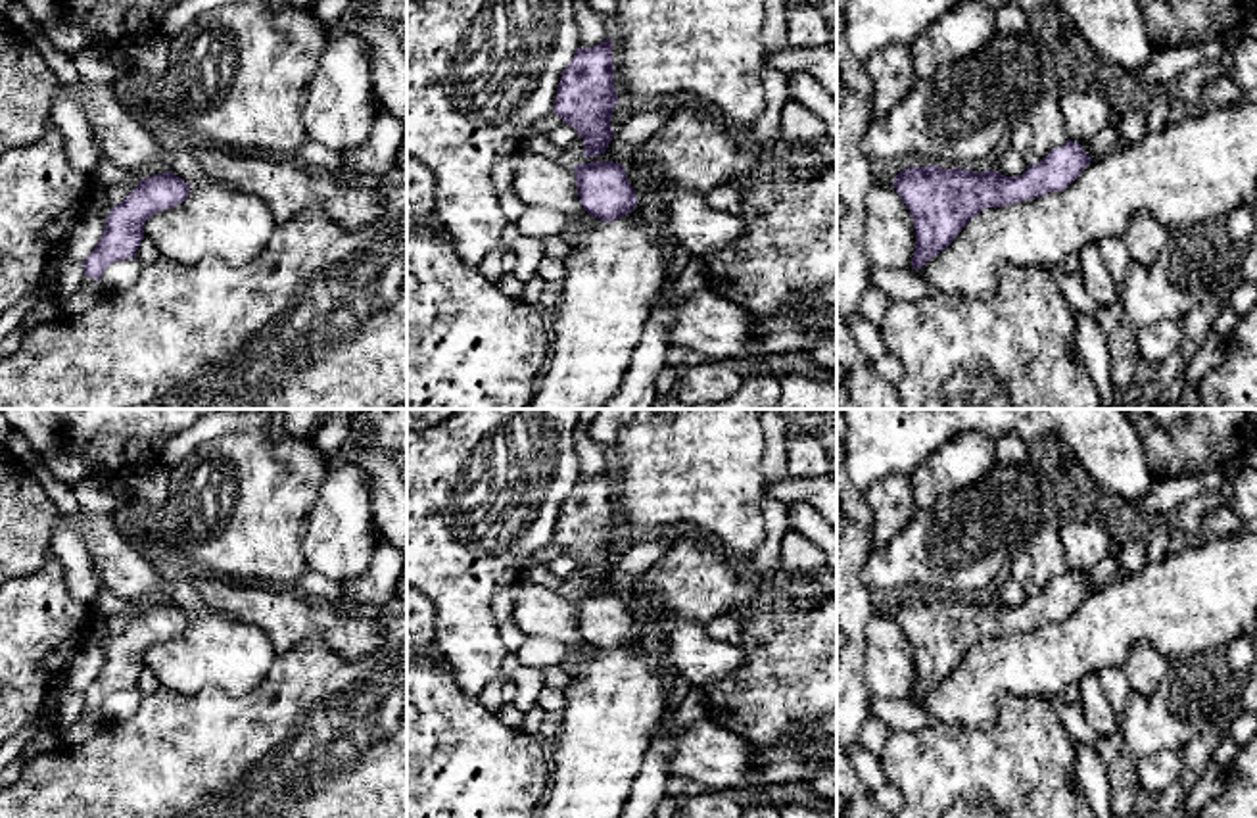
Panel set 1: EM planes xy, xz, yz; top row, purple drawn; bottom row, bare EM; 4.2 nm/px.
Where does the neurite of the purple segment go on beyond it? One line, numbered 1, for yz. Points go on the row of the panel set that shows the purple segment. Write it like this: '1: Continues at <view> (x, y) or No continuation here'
1: No continuation here

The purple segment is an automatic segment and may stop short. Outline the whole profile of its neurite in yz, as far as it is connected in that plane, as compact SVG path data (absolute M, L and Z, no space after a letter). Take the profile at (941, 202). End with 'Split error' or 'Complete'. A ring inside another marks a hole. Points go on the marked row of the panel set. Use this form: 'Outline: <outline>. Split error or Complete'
Outline: M1067 140L1019 177L1006 177L994 169L975 173L937 165L900 171L892 184L915 227L912 269L921 269L944 252L983 209L1061 192L1080 177L1090 161L1092 157L1080 144Z. Complete

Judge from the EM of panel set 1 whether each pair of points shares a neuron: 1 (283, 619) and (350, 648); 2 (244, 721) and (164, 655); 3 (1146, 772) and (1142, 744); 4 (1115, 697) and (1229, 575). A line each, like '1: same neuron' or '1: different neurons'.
1: same neuron
2: different neurons
3: different neurons
4: different neurons

